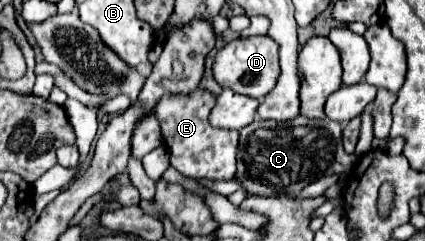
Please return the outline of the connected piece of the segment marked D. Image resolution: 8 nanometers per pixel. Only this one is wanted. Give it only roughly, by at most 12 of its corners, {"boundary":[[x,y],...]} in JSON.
{"boundary":[[236,38],[218,50],[222,88],[262,100],[278,82],[278,44]]}

